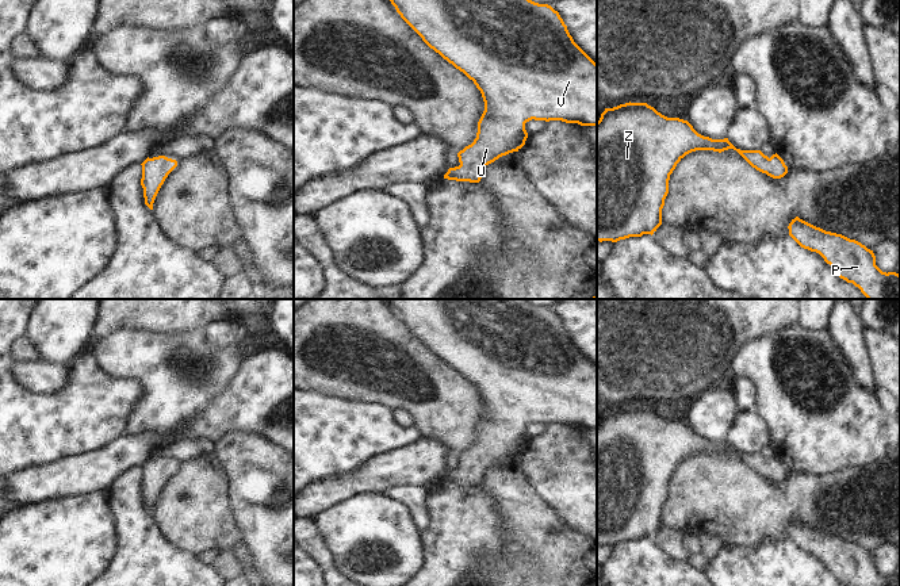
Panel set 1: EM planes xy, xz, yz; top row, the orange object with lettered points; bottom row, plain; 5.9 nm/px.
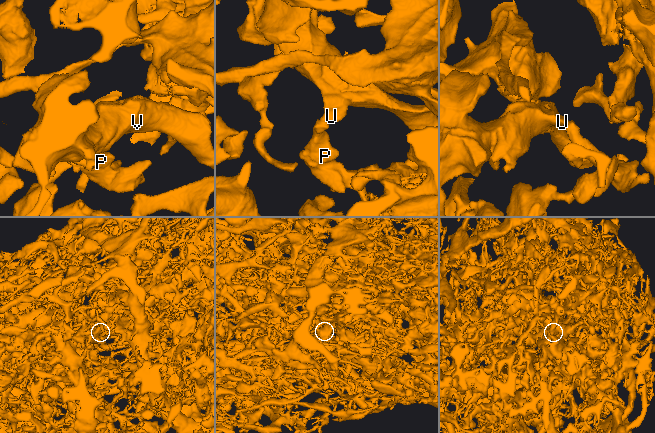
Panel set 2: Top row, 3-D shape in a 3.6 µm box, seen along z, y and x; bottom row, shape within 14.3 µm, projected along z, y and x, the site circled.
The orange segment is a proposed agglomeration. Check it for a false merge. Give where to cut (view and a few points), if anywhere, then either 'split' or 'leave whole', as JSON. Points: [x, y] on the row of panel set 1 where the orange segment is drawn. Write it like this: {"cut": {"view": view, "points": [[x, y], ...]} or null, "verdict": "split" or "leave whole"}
{"cut": null, "verdict": "leave whole"}

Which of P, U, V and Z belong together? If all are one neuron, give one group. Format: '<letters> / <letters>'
P U V Z

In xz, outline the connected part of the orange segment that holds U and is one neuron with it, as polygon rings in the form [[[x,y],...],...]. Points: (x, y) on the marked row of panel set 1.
[[[532,0],[390,1],[430,49],[474,81],[485,102],[476,138],[457,153],[460,165],[449,168],[444,179],[479,183],[486,165],[525,145],[525,123],[532,119],[597,126],[597,64],[574,42],[559,12],[551,5]]]

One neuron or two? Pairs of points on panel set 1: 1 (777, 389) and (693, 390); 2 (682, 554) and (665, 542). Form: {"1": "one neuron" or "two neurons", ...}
{"1": "two neurons", "2": "one neuron"}

